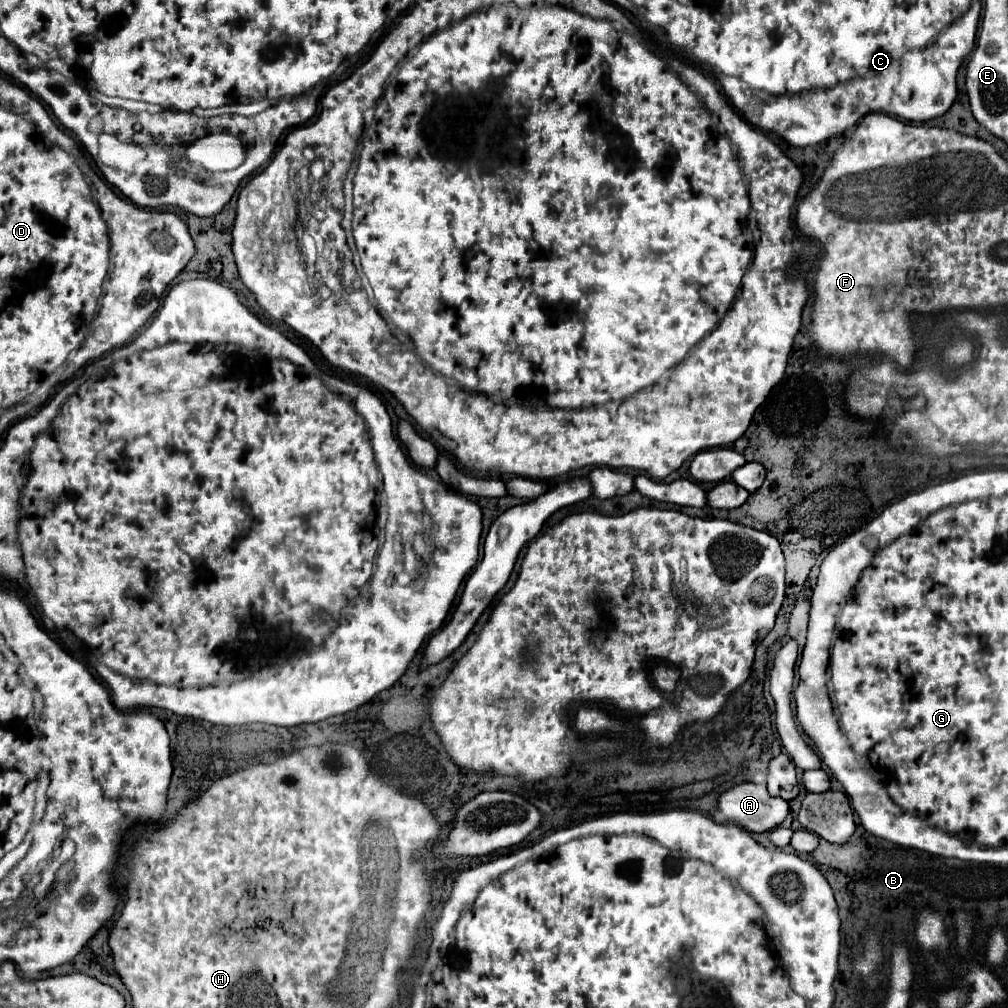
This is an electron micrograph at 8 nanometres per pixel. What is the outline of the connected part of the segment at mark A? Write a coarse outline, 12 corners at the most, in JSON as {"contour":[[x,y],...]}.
{"contour":[[743,782],[719,796],[723,818],[769,832],[789,804],[765,784]]}

